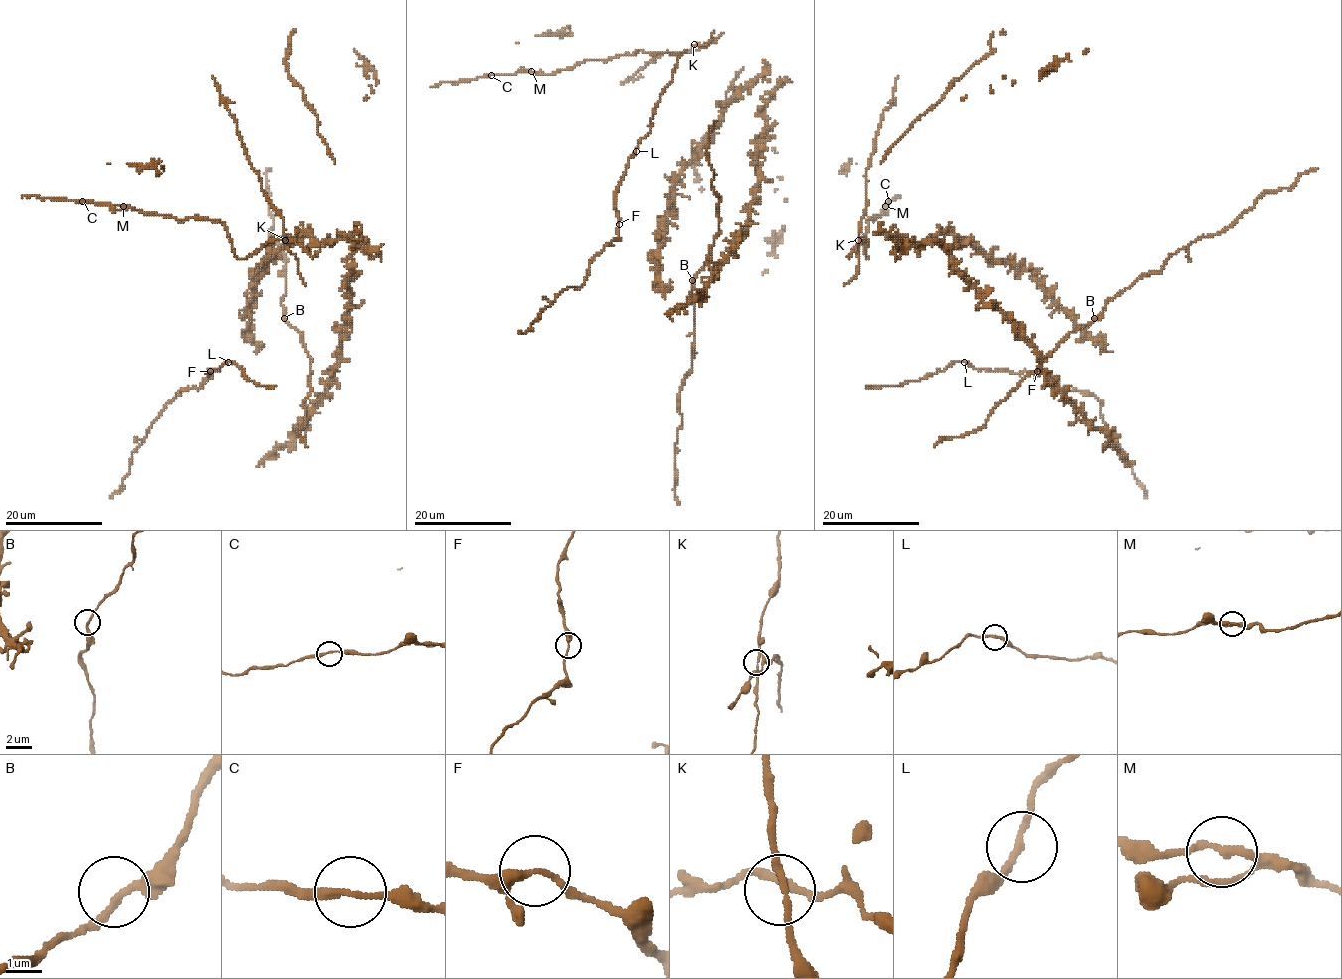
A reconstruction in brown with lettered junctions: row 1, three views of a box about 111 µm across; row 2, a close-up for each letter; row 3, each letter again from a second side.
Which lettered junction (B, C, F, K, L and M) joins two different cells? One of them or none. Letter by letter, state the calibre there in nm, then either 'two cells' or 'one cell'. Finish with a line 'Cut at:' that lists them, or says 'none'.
B: 220 nm thick; one cell
C: 200 nm thick; one cell
F: 200 nm thick; one cell
K: 140 nm thick; one cell
L: 190 nm thick; one cell
M: 160 nm thick; one cell
Cut at: none

